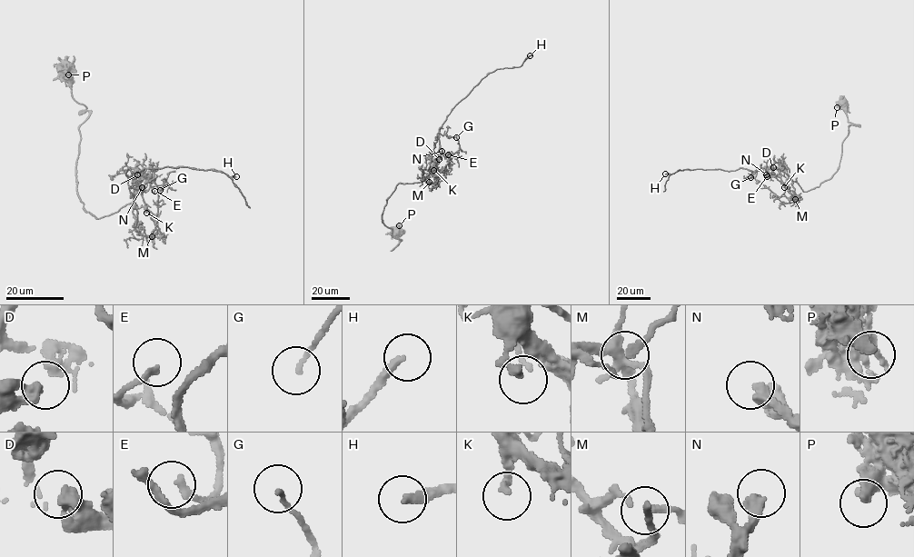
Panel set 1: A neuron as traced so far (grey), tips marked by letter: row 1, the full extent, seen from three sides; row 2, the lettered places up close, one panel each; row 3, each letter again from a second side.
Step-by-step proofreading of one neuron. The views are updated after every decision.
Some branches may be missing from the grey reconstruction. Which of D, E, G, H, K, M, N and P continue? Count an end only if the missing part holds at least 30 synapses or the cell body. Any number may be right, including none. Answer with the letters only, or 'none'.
D, H, N

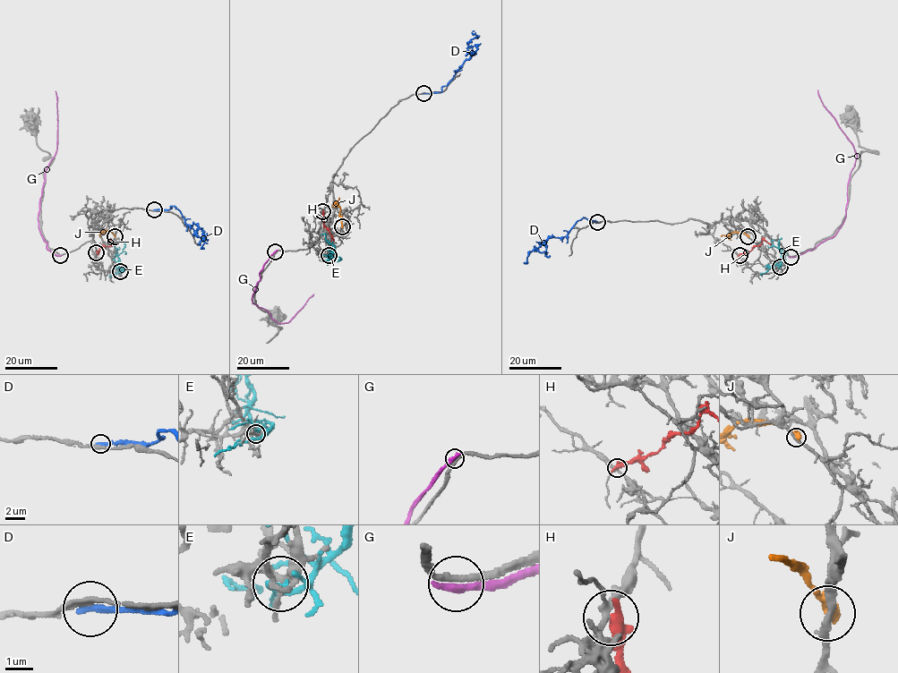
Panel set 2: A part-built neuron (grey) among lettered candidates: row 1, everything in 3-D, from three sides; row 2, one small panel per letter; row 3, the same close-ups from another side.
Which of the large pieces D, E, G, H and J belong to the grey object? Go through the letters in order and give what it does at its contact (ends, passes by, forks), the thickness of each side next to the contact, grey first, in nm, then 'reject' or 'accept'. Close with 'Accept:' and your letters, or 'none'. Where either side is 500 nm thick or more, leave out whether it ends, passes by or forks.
D: it ends; calibres 200 and 280 nm; reject
E: it passes by; calibres 150 and 200 nm; reject
G: it ends; calibres 240 and 360 nm; reject
H: calibres 170 and 550 nm; reject
J: it ends; calibres 240 and 440 nm; reject
Accept: none

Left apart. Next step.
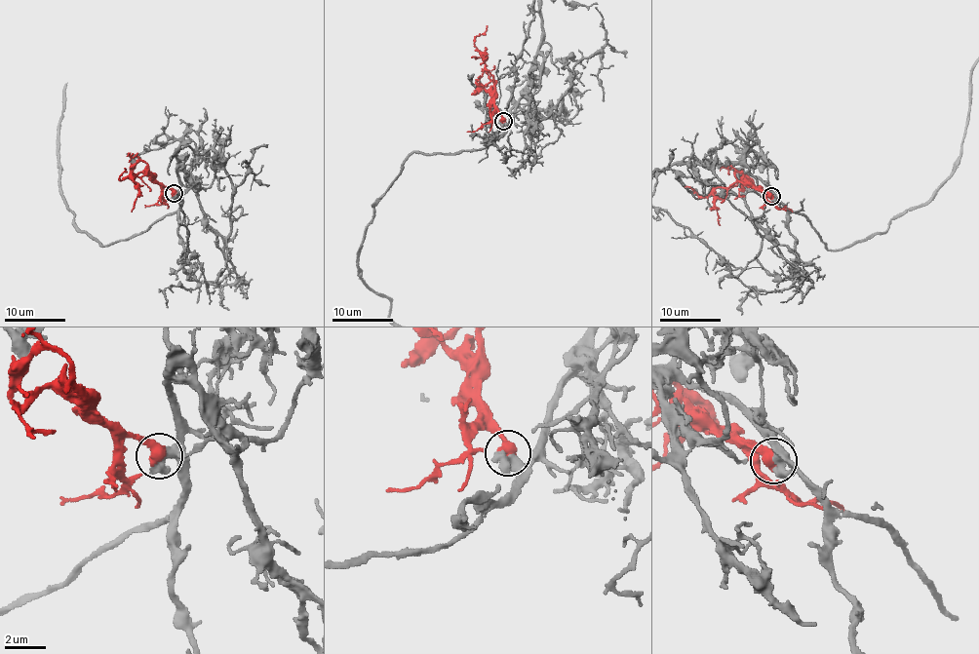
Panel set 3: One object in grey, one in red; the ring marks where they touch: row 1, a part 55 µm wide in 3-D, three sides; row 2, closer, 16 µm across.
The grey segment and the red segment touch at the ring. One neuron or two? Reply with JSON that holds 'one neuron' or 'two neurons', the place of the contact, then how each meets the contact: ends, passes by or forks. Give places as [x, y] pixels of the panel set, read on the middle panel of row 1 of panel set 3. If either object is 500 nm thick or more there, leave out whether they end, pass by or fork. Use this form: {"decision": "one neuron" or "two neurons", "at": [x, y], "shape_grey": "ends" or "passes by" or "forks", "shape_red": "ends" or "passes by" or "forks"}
{"decision": "one neuron", "at": [503, 121]}

